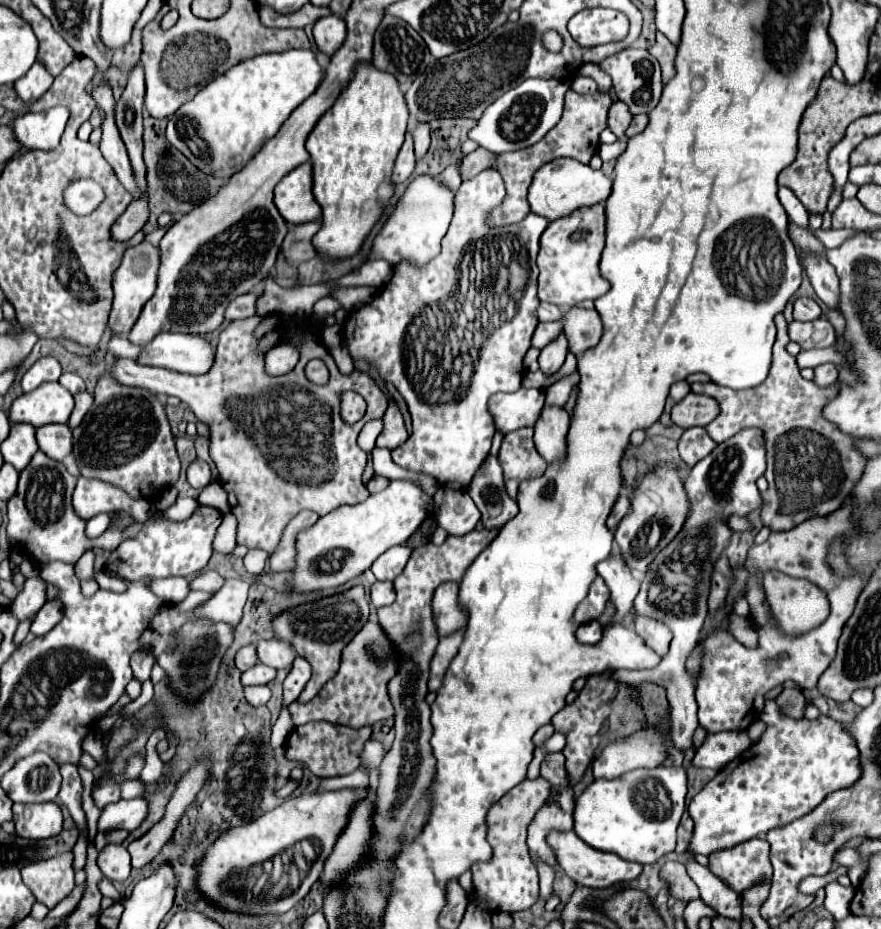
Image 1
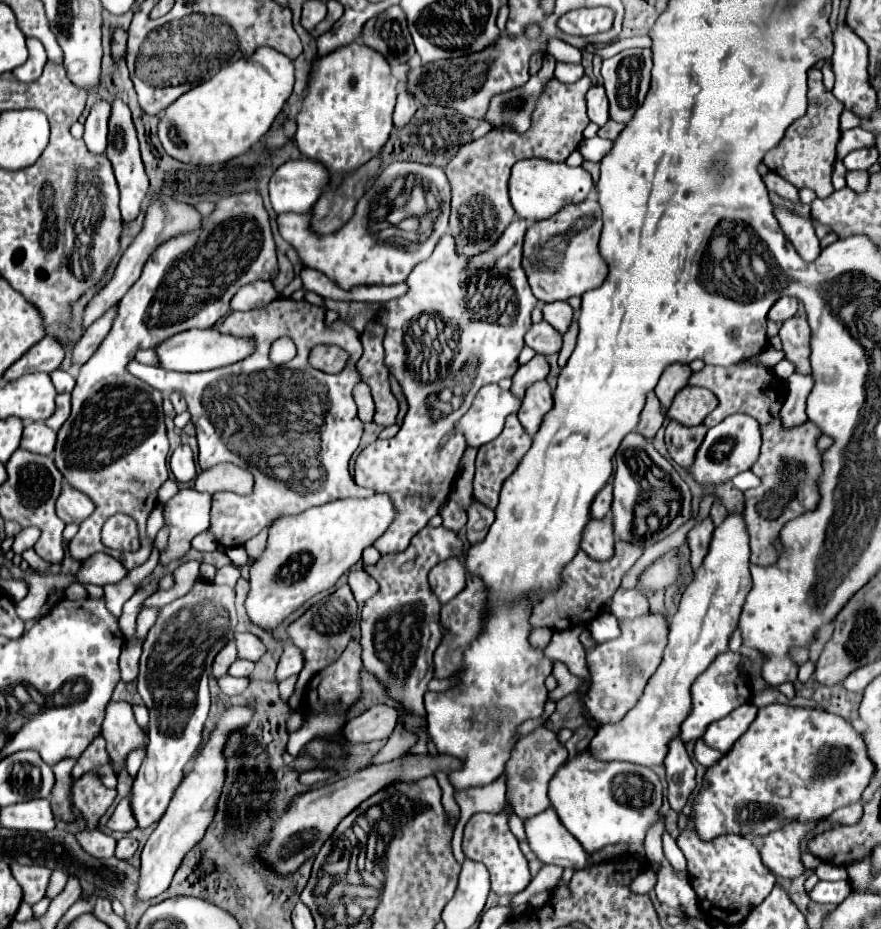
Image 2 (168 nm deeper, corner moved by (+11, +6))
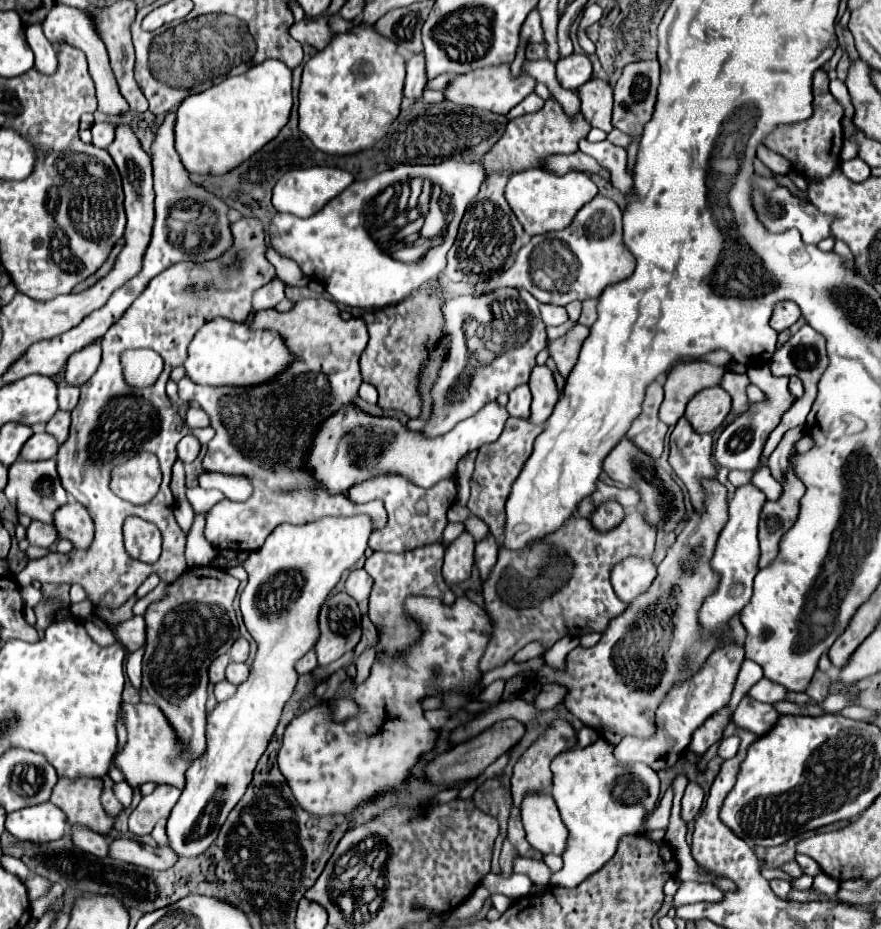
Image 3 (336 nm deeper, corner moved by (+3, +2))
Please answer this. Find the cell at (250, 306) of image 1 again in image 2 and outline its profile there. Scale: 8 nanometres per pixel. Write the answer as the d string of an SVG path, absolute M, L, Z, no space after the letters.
M253 282L243 286L231 298L231 310L255 310L255 308L267 306L267 302L271 302L277 296L279 292L275 292L271 282Z

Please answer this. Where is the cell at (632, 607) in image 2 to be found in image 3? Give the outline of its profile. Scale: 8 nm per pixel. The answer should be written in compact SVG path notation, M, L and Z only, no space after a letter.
M627 556L625 560L617 562L611 570L613 590L625 604L629 604L643 590L647 590L653 578L655 578L653 560L641 556Z

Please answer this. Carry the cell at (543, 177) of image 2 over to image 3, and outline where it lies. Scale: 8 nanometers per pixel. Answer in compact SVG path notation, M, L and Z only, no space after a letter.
M529 168L513 174L505 188L505 198L513 214L517 216L519 224L529 236L547 234L553 230L565 230L573 222L579 208L591 202L595 196L597 196L597 186L585 172L569 172L565 176L555 176L541 168Z

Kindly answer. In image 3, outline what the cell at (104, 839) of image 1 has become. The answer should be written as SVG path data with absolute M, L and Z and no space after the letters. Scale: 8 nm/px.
M157 786L153 794L143 796L129 816L129 832L137 836L151 834L157 820L169 818L169 810L177 804L179 790L173 786Z

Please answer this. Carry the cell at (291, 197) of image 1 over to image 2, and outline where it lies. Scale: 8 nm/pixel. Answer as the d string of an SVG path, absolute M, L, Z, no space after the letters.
M309 158L289 160L271 176L271 206L277 214L307 214L323 194L325 182L329 182L329 174L319 162L313 162Z

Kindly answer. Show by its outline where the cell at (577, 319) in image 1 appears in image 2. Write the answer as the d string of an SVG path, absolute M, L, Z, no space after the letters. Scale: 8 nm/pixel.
M551 302L551 304L543 304L543 318L563 336L571 322L573 322L573 308L567 302Z

